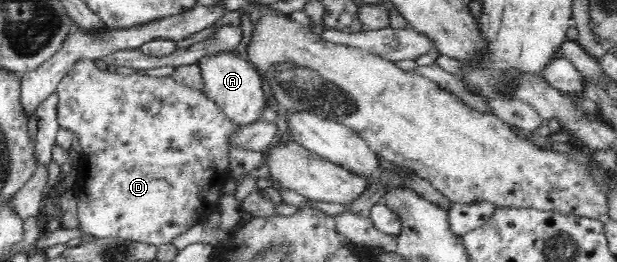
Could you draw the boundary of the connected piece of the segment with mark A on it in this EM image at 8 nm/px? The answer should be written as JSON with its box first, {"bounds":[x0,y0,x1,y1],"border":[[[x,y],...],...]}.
{"bounds":[198,51,265,127],"border":[[[236,51],[221,52],[202,57],[198,63],[204,79],[204,89],[207,97],[211,98],[223,113],[233,122],[236,127],[246,126],[252,123],[265,121],[263,113],[265,109],[265,95],[263,94],[262,78],[259,71],[249,60],[242,58]]]}

